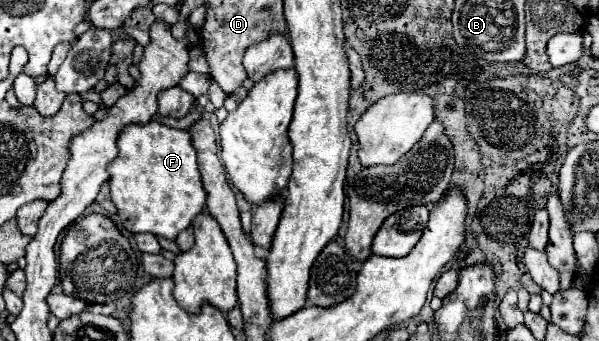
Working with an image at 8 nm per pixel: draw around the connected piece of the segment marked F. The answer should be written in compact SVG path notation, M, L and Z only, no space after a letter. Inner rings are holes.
M148 122L142 126L128 126L120 132L118 158L108 166L110 194L118 208L122 224L128 232L150 232L168 240L176 240L178 234L190 226L190 222L206 208L206 190L196 164L196 150L186 130L176 130L160 122Z

